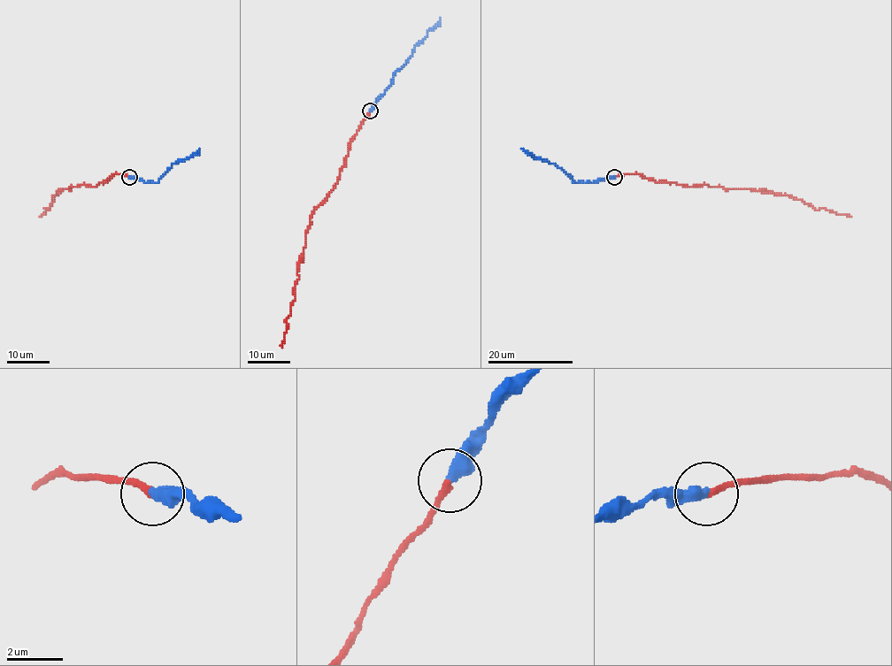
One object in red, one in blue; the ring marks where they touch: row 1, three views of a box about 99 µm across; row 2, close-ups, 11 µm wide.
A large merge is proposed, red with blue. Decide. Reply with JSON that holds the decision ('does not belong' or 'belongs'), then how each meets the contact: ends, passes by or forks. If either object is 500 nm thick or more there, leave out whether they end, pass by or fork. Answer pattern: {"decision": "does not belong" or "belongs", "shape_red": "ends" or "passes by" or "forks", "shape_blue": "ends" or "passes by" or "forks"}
{"decision": "belongs", "shape_red": "ends", "shape_blue": "ends"}

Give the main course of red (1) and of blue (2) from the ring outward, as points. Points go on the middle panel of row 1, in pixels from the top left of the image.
1: (370, 110), (349, 143), (337, 184), (311, 216), (281, 347)
2: (370, 110), (389, 86), (392, 75), (411, 57), (413, 48), (440, 18)

